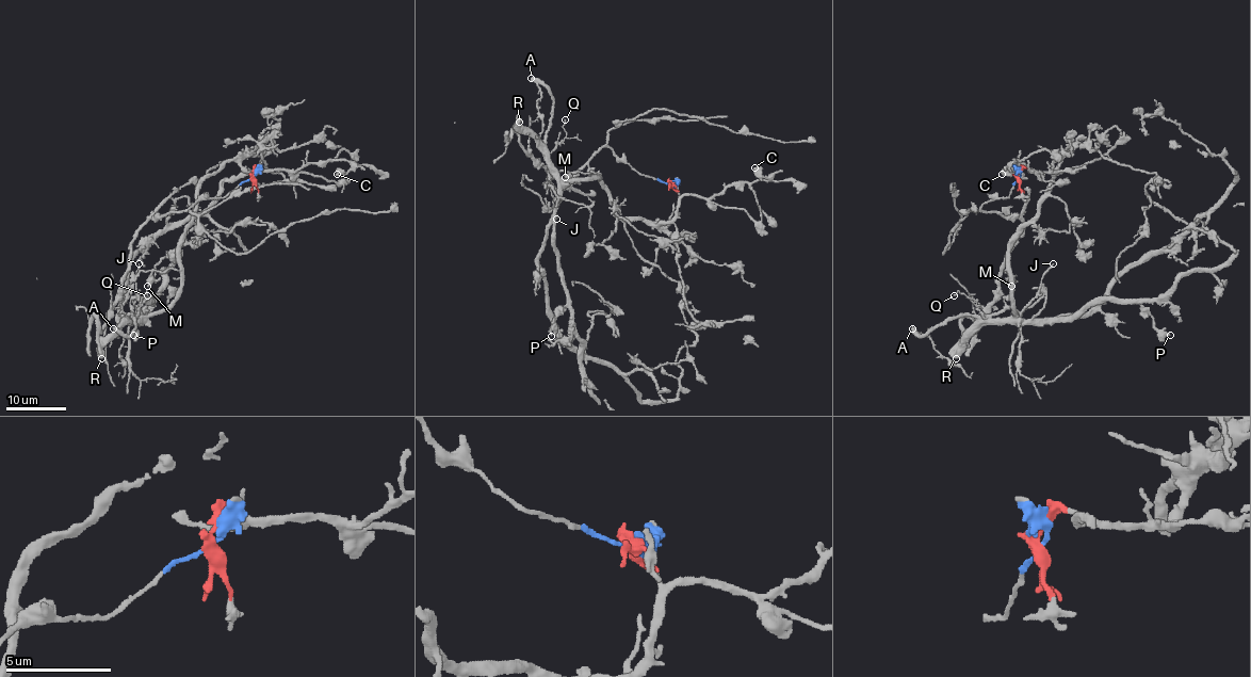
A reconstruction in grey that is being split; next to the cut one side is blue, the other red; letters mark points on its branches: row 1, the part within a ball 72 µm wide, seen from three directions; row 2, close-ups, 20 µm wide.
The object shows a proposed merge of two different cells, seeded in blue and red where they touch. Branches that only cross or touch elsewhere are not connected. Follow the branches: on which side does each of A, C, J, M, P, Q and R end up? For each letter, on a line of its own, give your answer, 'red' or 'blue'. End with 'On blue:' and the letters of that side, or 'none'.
A: red
C: red
J: red
M: red
P: red
Q: red
R: red
On blue: none

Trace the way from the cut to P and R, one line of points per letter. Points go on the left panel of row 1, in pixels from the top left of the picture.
P: (252, 177), (259, 167), (226, 161), (204, 180), (180, 251), (180, 294), (143, 319), (143, 300), (133, 335)
R: (252, 177), (259, 167), (247, 172), (226, 161), (204, 180), (180, 251), (180, 294), (129, 318), (100, 358)

